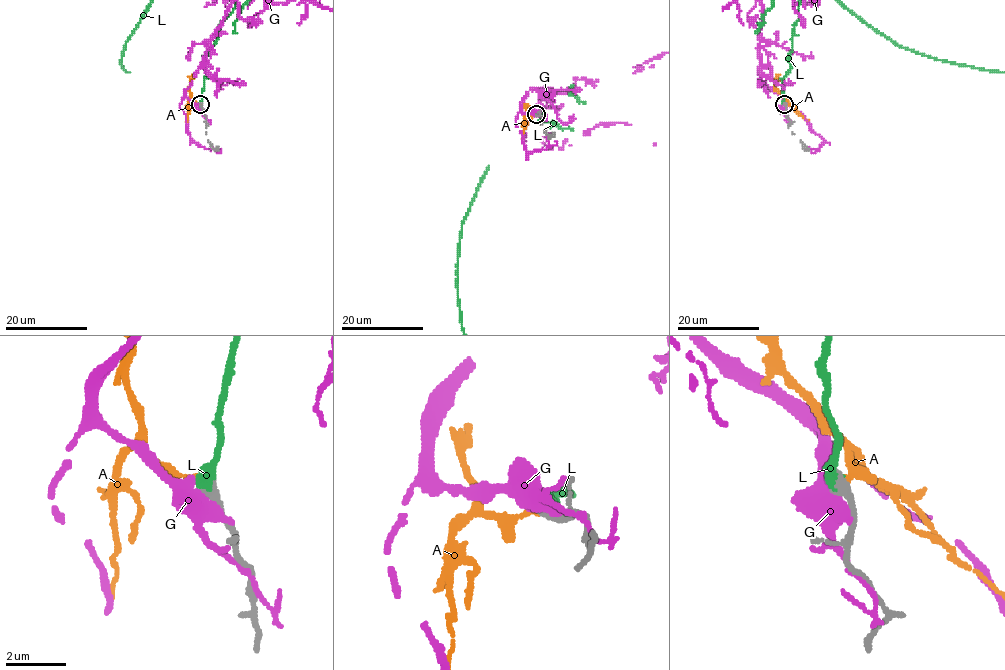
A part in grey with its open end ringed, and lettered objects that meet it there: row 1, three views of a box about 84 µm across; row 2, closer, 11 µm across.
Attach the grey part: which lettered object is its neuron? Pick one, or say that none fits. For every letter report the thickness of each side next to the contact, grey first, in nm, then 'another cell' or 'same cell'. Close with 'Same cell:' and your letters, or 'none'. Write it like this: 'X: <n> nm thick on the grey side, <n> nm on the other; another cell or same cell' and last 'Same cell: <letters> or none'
A: 400 nm thick on the grey side, 180 nm on the other; another cell
G: 280 nm thick on the grey side, 600 nm on the other; another cell
L: 400 nm thick on the grey side, 440 nm on the other; same cell
Same cell: L

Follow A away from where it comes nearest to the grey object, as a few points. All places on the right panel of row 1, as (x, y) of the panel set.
A: (785, 104), (787, 100), (809, 122)

